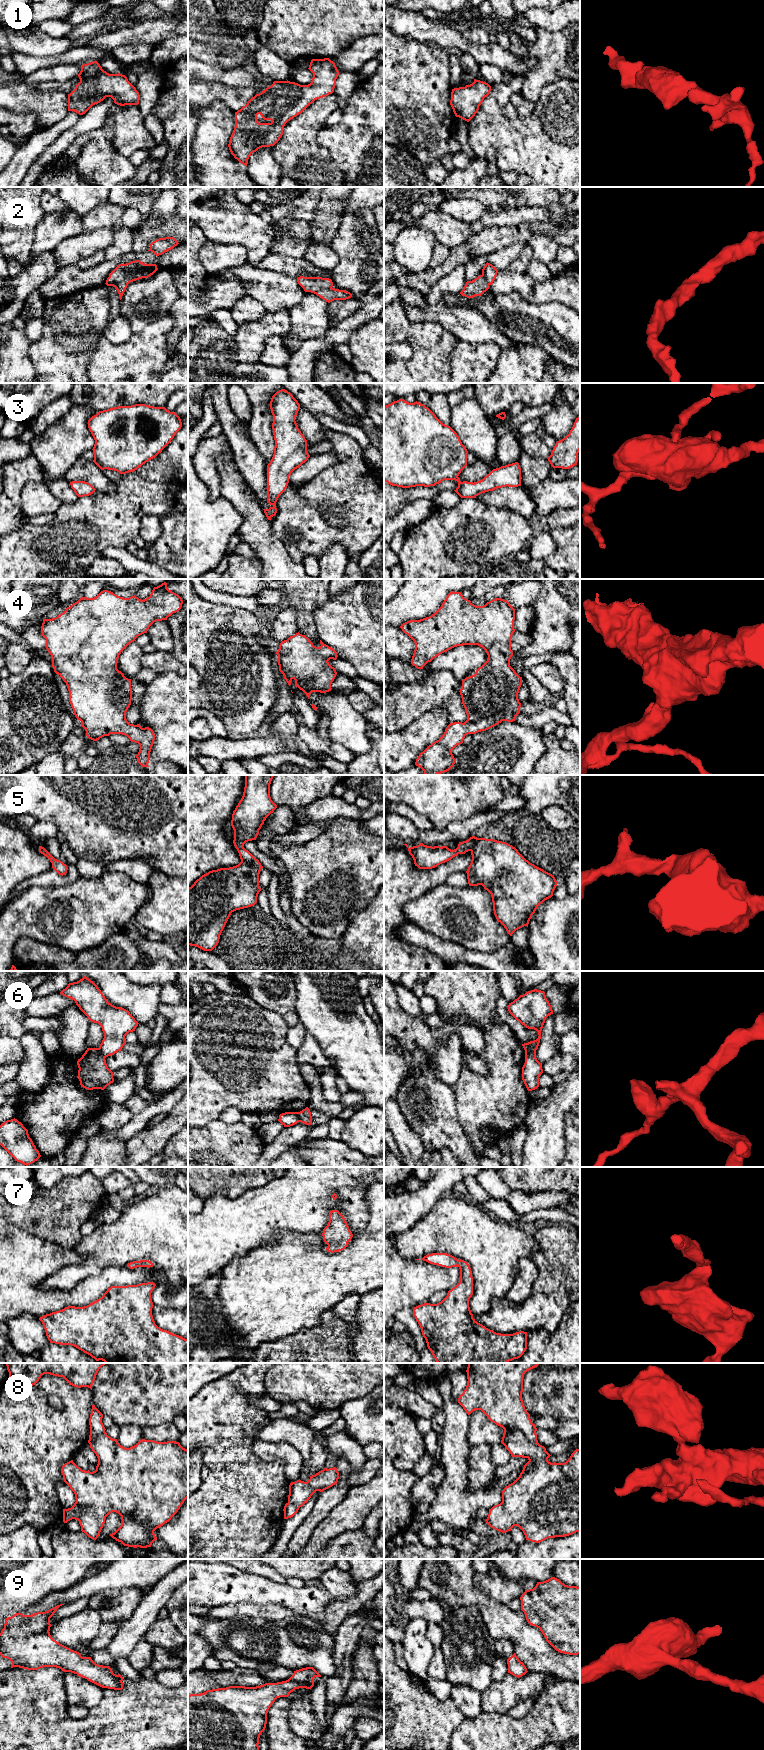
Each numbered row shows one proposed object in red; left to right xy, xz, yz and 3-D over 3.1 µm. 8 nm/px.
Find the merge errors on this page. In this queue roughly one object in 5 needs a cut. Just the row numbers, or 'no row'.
6, 8

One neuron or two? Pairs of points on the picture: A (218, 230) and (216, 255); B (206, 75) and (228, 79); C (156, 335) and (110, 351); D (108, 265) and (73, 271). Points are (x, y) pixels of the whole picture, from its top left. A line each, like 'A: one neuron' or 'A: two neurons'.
A: two neurons
B: one neuron
C: one neuron
D: one neuron

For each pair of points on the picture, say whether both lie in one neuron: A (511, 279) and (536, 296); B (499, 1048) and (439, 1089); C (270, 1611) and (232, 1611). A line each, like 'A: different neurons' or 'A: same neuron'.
A: same neuron
B: different neurons
C: same neuron

